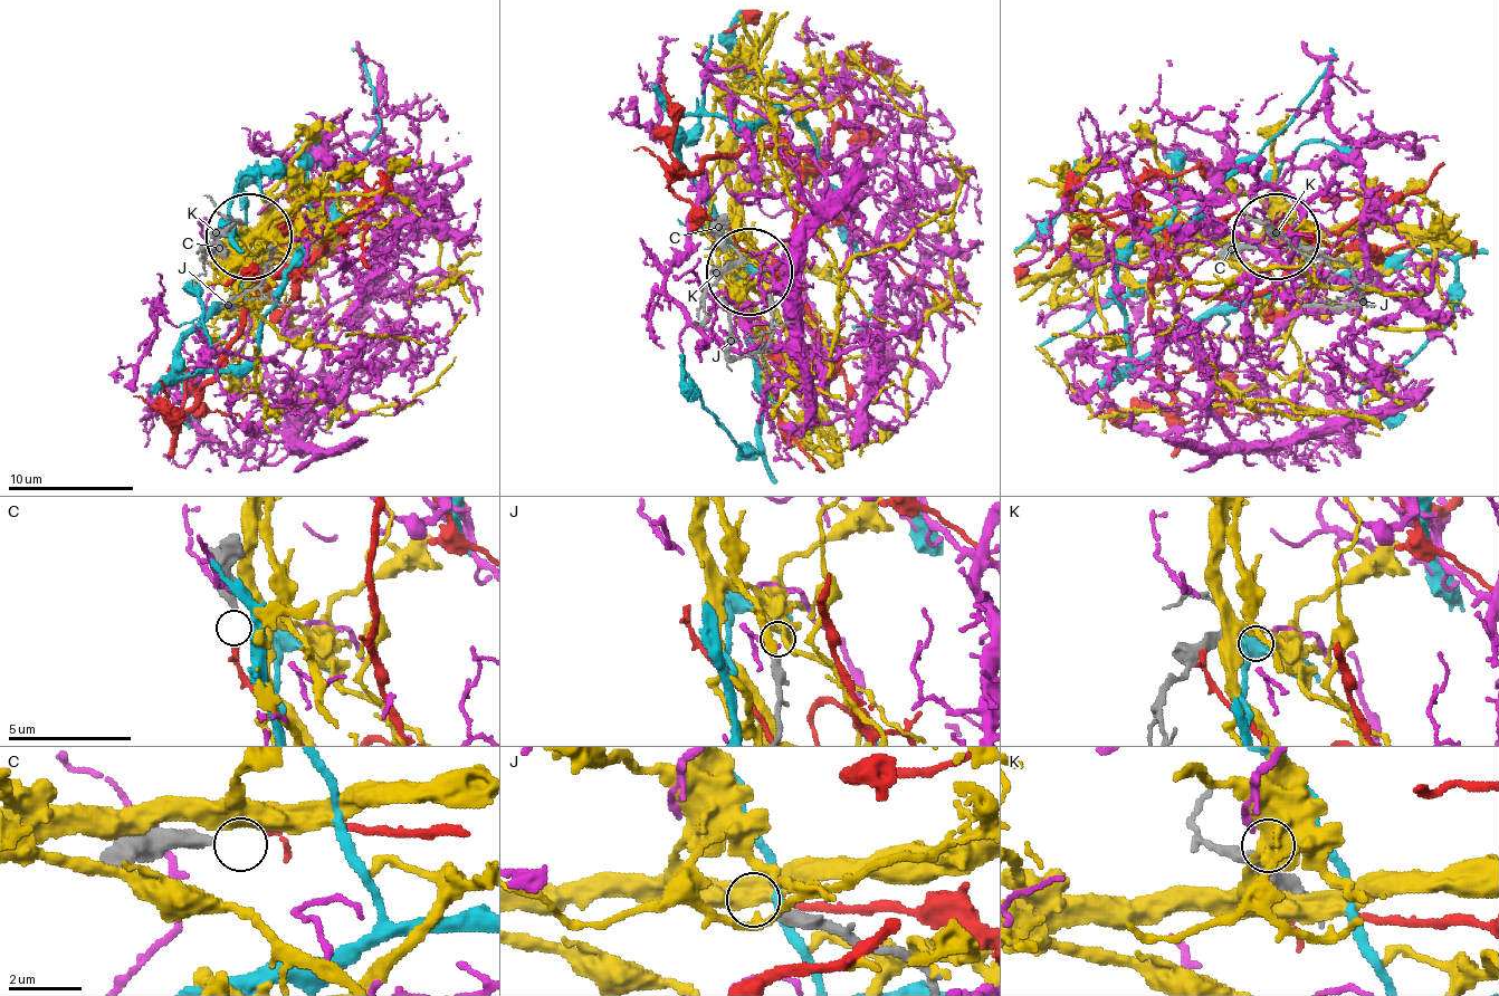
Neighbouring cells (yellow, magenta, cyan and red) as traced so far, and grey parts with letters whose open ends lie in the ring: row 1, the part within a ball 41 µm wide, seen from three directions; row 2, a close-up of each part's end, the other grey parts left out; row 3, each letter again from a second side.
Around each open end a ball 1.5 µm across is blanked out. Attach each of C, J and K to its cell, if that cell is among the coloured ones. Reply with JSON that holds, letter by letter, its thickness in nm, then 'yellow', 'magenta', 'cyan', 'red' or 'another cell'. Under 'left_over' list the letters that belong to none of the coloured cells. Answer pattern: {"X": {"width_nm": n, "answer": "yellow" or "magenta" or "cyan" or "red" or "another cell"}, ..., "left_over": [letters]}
{"C": {"width_nm": 400, "answer": "red"}, "J": {"width_nm": 400, "answer": "another cell"}, "K": {"width_nm": 240, "answer": "magenta"}, "left_over": ["J"]}

